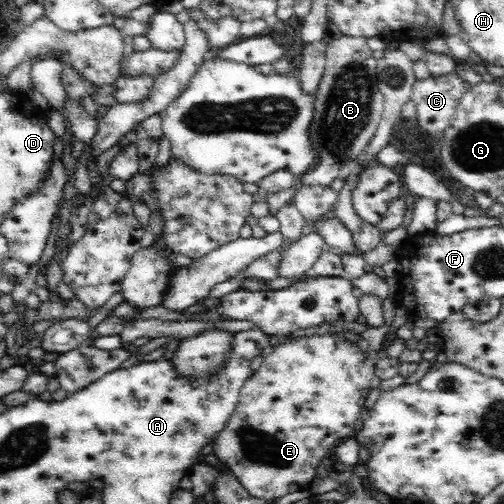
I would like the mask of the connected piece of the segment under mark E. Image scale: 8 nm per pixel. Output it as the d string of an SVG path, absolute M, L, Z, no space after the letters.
M327 334L326 336L296 338L296 340L288 339L283 340L276 348L269 349L263 354L263 361L259 370L251 374L250 378L242 385L238 408L232 414L232 418L228 420L228 424L224 426L224 430L216 436L216 440L213 442L213 453L220 462L224 462L233 471L239 483L248 491L250 496L274 501L276 498L282 498L285 494L290 494L290 492L309 489L312 480L316 478L316 468L326 458L326 454L334 446L334 442L338 438L347 438L354 434L363 413L363 408L360 408L359 404L365 398L370 379L375 375L374 361L364 359L366 358L366 353L361 353L358 350L355 341L356 338L350 338L346 334Z

